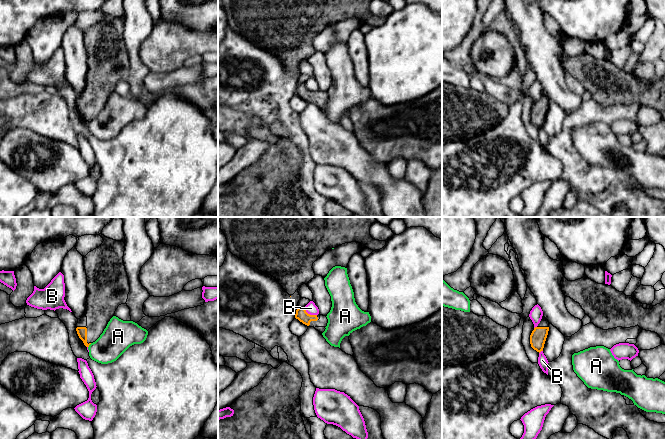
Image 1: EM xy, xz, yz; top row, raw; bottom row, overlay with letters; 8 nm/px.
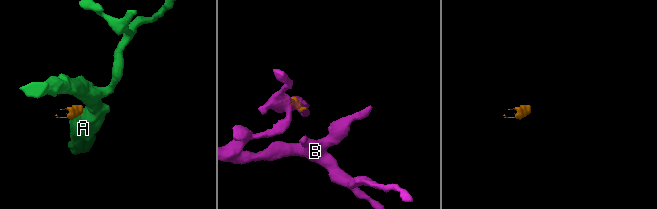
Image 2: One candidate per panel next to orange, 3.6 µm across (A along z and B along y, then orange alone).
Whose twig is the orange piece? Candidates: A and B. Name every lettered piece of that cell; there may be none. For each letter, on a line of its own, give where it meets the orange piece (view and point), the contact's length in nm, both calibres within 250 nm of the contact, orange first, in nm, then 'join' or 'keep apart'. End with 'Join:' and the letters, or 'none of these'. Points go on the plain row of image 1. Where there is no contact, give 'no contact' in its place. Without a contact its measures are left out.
A: contact xy (89, 120); length 50 nm; calibres 80 and 240 nm; keep apart
B: contact xz (309, 90); length 130 nm; calibres 90 and 90 nm; keep apart
Join: none of these

